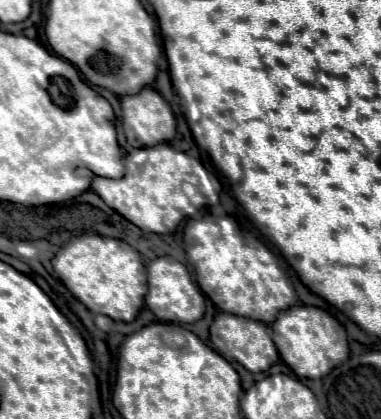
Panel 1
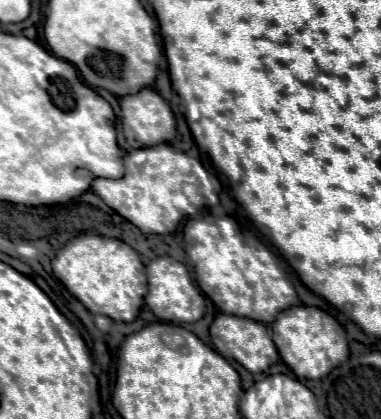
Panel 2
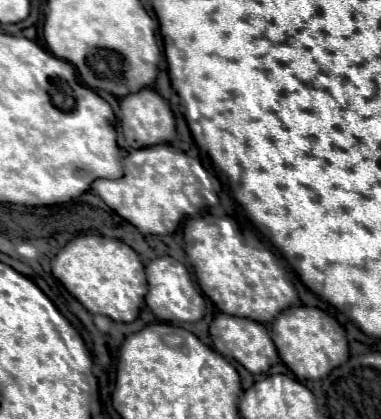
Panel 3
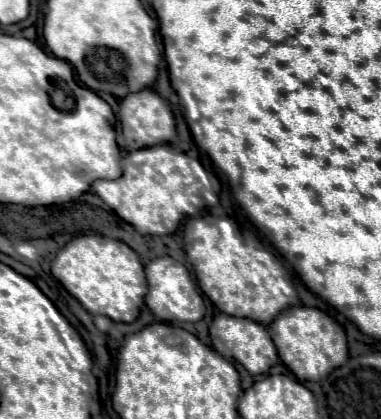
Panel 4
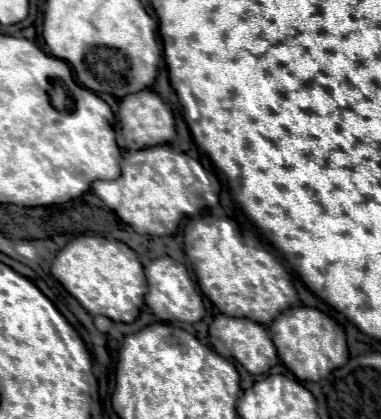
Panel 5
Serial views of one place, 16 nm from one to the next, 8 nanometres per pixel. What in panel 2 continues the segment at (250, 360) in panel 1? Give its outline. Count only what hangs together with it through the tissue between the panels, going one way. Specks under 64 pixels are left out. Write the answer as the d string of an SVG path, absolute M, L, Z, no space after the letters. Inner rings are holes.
M218 314L210 326L210 340L216 346L216 352L220 352L222 356L226 356L230 360L236 360L252 374L266 372L272 364L276 364L280 360L276 346L268 334L268 328L262 322L256 322L250 318L240 318L240 316L232 316L232 314Z

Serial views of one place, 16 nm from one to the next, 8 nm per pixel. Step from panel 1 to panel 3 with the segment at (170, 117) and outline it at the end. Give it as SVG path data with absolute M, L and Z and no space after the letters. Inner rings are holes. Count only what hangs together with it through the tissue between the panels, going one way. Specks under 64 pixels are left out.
M144 88L120 100L120 122L124 138L132 148L166 144L176 136L172 110L152 88Z

